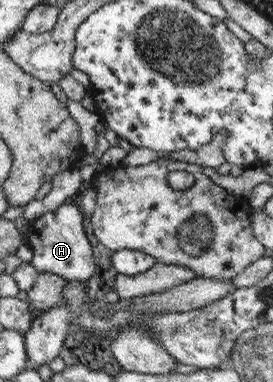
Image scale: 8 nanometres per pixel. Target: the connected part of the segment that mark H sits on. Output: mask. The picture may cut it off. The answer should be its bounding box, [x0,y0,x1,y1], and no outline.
[26,200,95,282]

